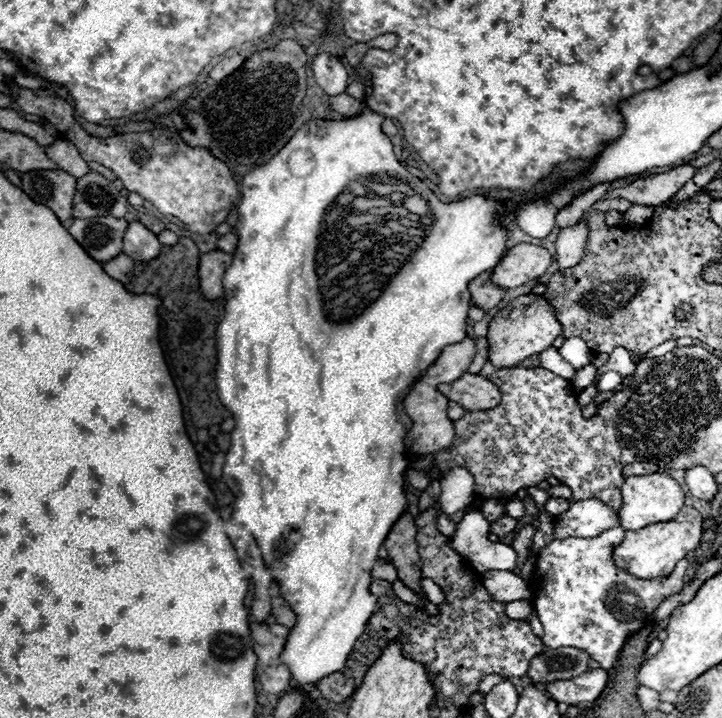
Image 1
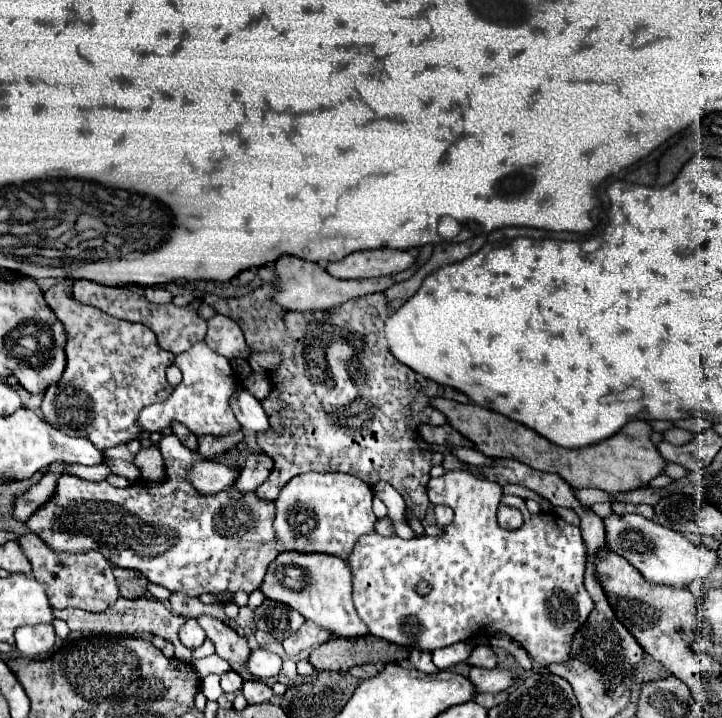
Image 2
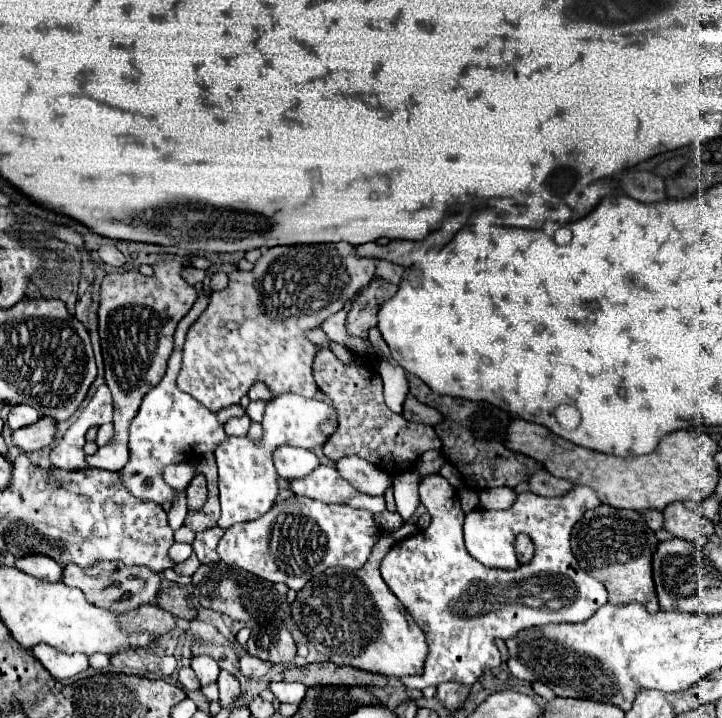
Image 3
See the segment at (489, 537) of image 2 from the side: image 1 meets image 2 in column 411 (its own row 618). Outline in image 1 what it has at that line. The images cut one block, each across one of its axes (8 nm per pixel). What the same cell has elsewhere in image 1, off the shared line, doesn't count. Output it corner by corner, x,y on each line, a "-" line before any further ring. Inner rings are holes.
610,528
596,538
552,540
538,554
536,570
528,580
532,586
534,608
544,628
544,646
582,648
606,670
614,666
626,640
644,626
658,604
682,590
682,578
688,568
688,558
684,558
676,564
672,576
636,580
612,562
612,548
622,536
622,528

